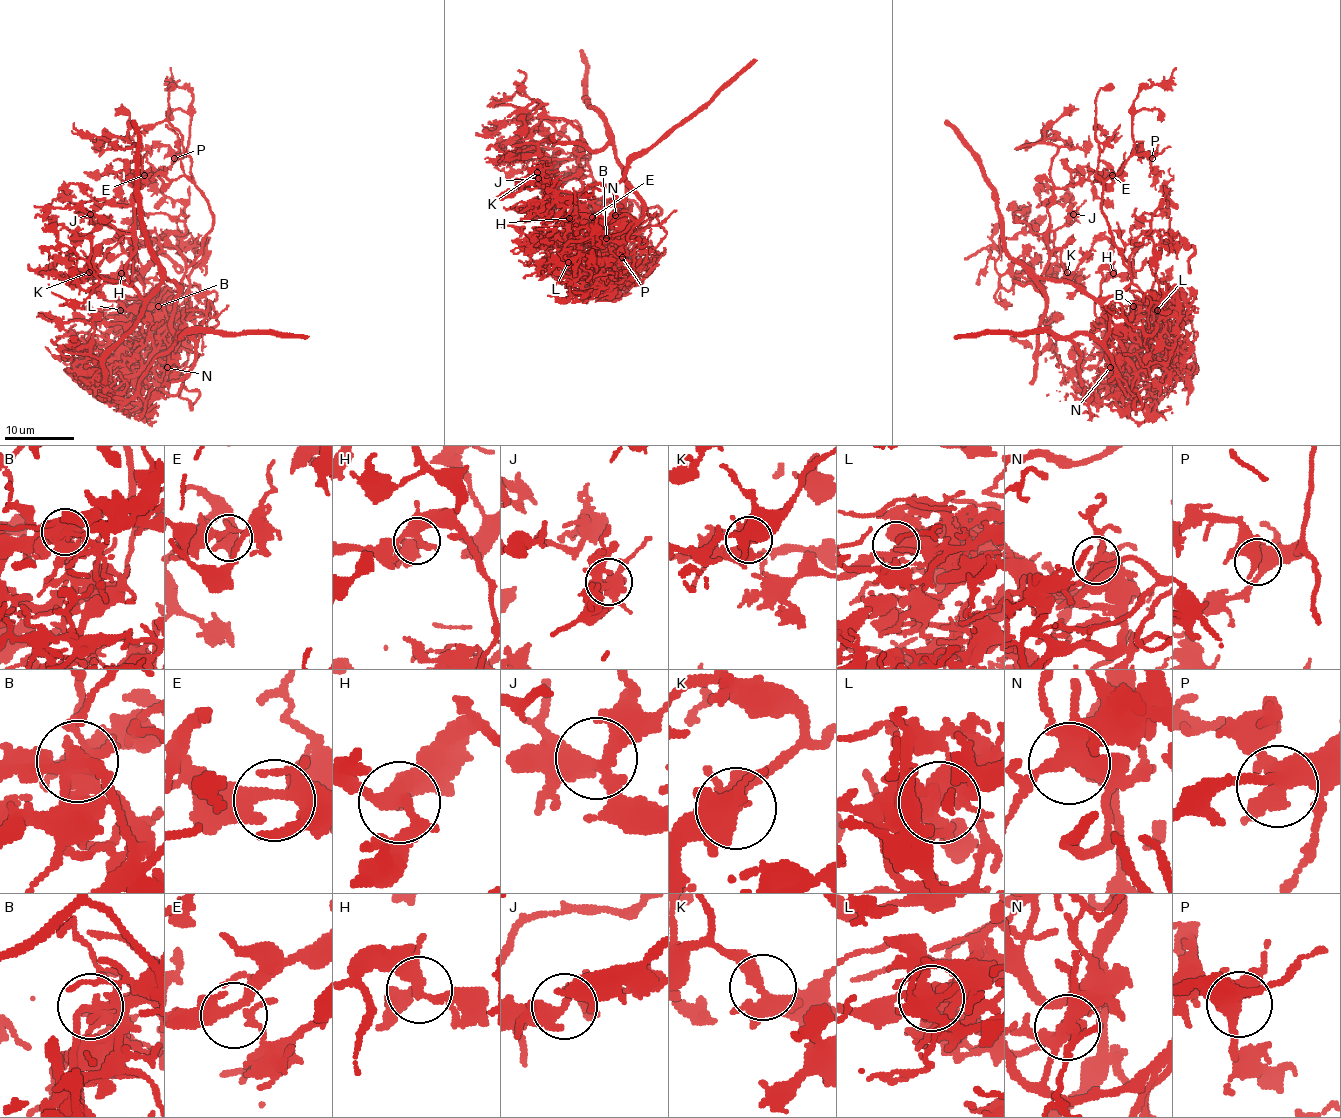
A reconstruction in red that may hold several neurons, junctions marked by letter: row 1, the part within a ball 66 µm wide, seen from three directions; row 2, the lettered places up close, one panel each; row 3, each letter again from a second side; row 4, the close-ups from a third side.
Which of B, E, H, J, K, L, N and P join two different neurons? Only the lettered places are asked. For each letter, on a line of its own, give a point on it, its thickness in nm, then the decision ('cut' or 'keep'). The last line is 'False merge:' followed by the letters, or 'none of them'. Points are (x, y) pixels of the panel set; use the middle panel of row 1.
B: (606, 238) | 280 nm | cut
E: (592, 217) | 280 nm | keep
H: (569, 218) | 340 nm | keep
J: (538, 178) | 360 nm | keep
K: (537, 172) | 400 nm | keep
L: (568, 262) | 440 nm | keep
N: (615, 215) | 440 nm | keep
P: (622, 257) | 460 nm | keep
False merge: B

